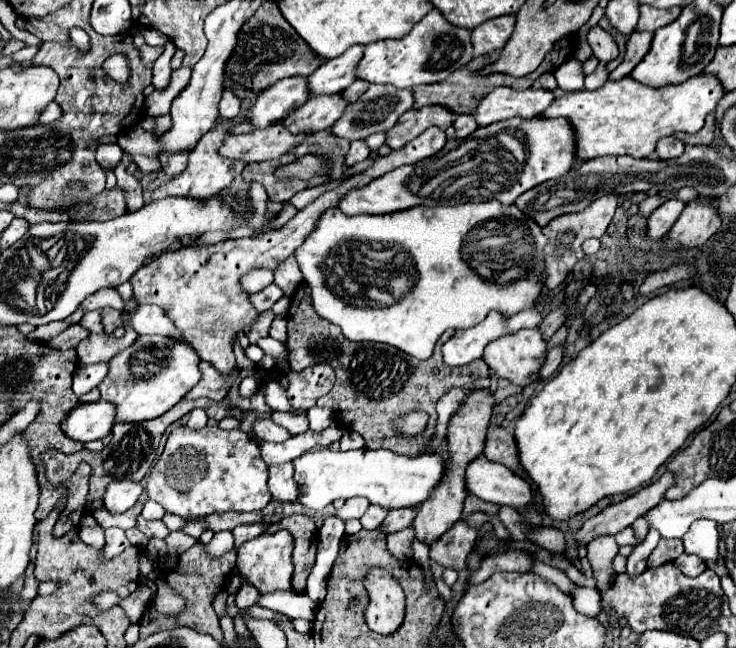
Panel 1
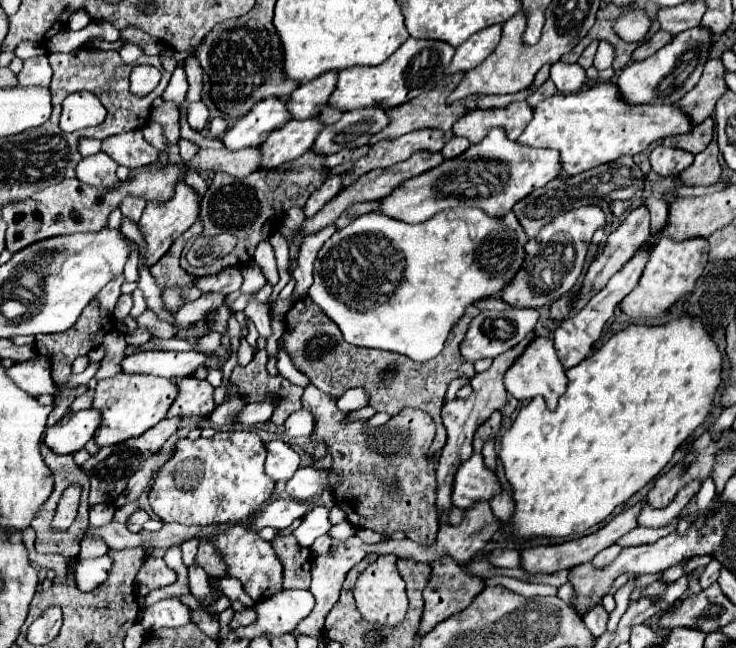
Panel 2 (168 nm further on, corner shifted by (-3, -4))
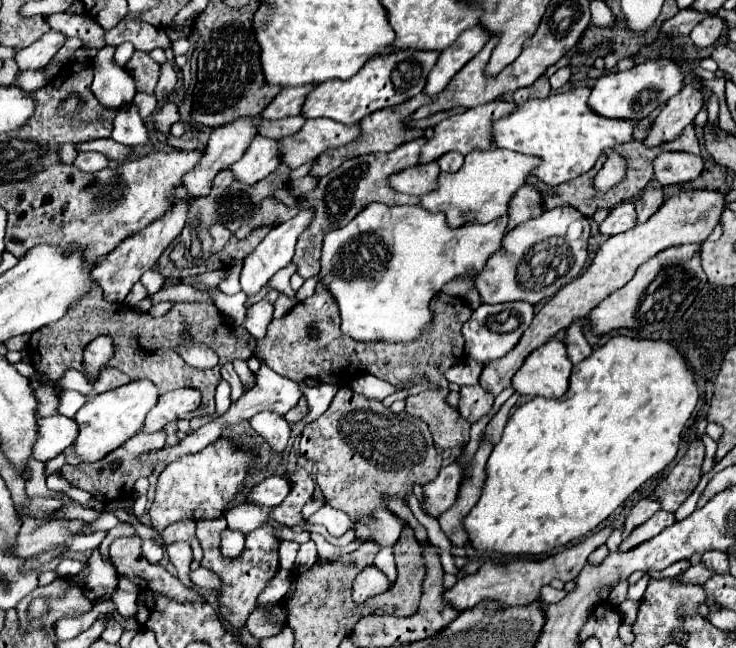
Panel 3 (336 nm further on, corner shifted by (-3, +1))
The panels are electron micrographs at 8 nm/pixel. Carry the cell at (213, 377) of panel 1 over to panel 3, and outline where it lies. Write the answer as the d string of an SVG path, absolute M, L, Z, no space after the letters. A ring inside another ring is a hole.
M195 388L171 390L171 392L159 396L157 406L147 414L143 430L157 432L163 426L167 426L169 422L197 410L199 406L201 406L201 392L199 390L195 390Z

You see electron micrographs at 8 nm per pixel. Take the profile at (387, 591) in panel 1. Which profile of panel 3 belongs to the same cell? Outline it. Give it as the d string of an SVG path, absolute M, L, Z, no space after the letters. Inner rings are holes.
M375 564L363 568L363 572L357 574L353 582L353 600L357 604L363 604L371 596L377 596L381 592L389 590L389 578L383 570L379 570Z

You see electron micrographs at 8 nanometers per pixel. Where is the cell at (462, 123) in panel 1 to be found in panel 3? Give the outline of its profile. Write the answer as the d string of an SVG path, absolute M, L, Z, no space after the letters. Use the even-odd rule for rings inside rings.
M447 152L437 162L439 162L439 166L441 166L443 172L457 172L461 168L461 164L463 164L463 158L465 156L461 152Z

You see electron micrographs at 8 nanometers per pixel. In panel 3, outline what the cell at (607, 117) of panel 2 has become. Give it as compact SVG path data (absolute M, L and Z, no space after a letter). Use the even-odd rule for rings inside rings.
M581 86L551 94L543 100L527 100L513 114L493 124L495 146L539 156L541 164L533 170L533 174L551 186L559 186L585 174L607 150L635 140L633 130L639 124L637 120L607 120L591 112L587 104L589 96L591 86Z

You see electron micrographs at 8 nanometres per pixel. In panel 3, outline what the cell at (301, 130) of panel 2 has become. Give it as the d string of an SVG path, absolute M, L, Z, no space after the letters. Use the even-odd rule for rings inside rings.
M259 134L253 138L243 158L231 166L231 170L237 180L245 184L255 184L269 176L281 162L283 160L279 156L279 142L275 138Z

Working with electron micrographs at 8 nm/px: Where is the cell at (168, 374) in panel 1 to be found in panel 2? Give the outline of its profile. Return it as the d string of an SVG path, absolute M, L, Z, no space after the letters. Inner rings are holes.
M119 373L119 377L113 377L111 381L99 381L93 399L93 409L101 413L101 423L93 437L95 445L107 447L127 441L131 437L139 437L167 415L167 409L171 407L173 399L175 399L175 385L165 377Z

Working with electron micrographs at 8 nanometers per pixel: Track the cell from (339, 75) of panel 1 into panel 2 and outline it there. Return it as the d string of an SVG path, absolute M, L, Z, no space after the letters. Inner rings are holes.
M323 73L315 81L307 81L299 85L287 101L287 109L291 113L291 119L309 119L321 113L323 105L327 103L327 93L335 89L335 77L337 73Z

